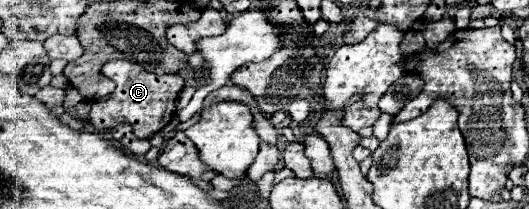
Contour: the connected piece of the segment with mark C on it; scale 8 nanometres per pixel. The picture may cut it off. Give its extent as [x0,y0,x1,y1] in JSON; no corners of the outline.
[90,60,184,138]

